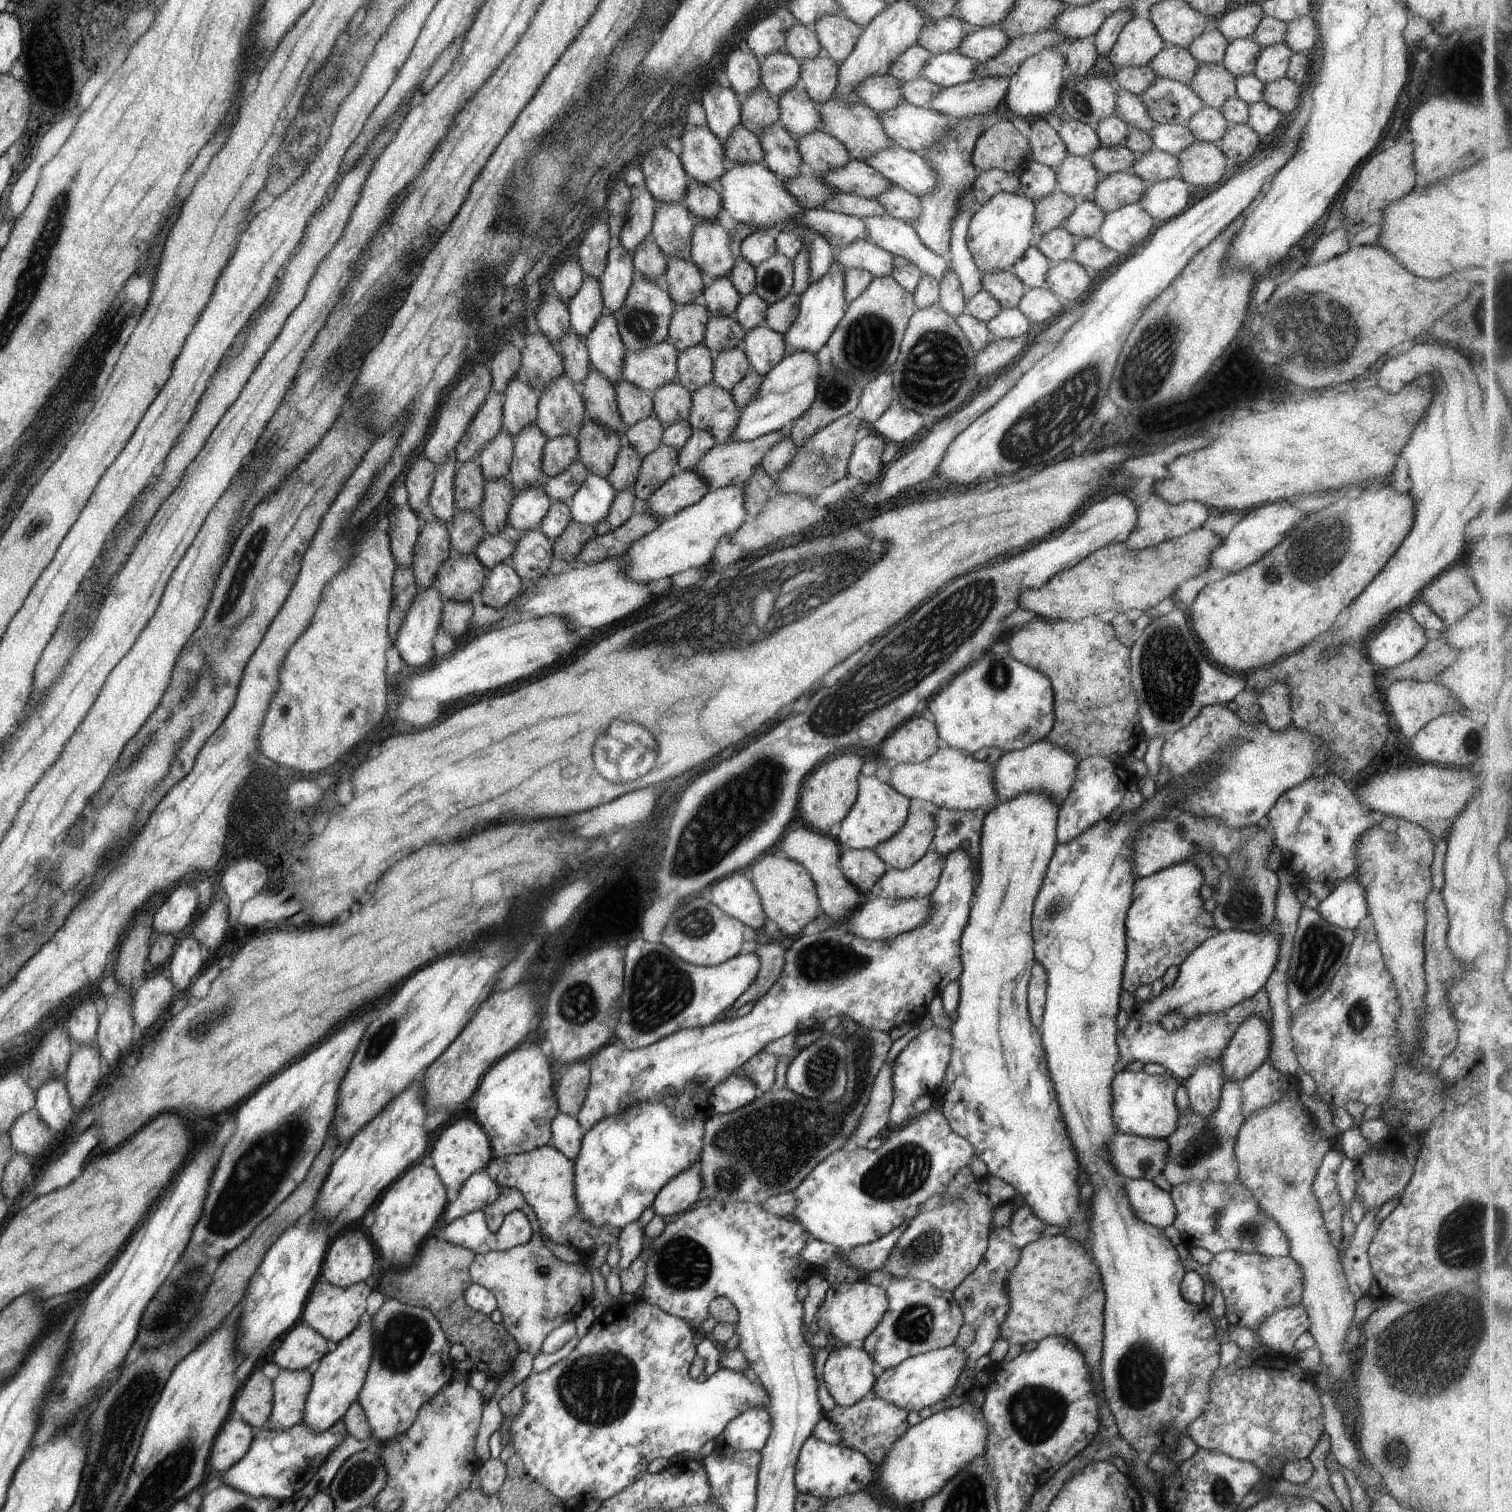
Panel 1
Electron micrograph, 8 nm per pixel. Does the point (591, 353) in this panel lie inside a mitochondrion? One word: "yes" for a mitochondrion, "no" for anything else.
no

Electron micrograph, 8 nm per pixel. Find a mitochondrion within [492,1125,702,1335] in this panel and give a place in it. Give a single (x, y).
(543, 1272)

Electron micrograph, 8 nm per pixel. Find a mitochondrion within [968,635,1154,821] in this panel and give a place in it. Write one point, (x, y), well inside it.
(998, 675)

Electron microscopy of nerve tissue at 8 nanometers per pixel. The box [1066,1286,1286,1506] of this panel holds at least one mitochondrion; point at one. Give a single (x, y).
(1140, 1371)

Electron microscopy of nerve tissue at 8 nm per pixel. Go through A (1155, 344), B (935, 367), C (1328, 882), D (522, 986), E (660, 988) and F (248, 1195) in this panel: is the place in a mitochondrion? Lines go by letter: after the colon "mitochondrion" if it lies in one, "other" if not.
A: mitochondrion
B: mitochondrion
C: other
D: other
E: mitochondrion
F: mitochondrion

